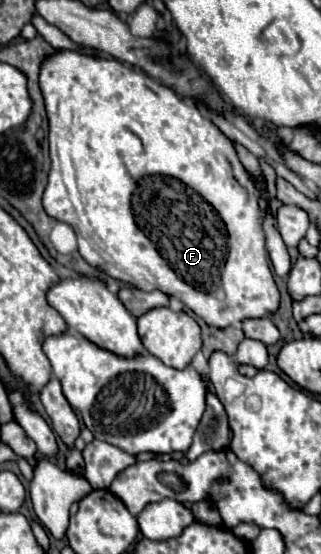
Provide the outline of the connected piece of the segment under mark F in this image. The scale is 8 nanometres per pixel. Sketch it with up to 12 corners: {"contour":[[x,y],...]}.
{"contour":[[42,60],[44,210],[208,326],[278,310],[258,198],[196,104]]}

